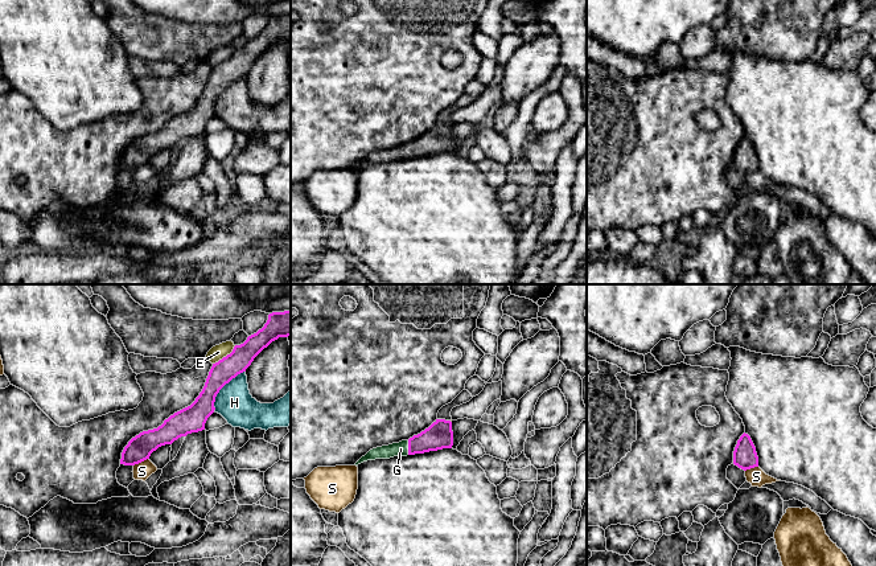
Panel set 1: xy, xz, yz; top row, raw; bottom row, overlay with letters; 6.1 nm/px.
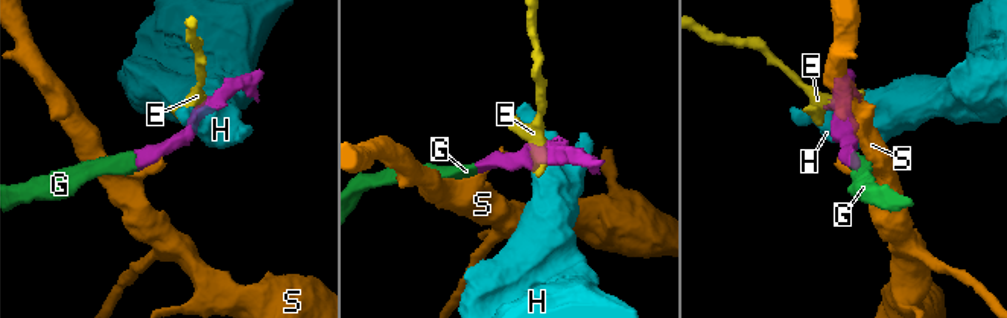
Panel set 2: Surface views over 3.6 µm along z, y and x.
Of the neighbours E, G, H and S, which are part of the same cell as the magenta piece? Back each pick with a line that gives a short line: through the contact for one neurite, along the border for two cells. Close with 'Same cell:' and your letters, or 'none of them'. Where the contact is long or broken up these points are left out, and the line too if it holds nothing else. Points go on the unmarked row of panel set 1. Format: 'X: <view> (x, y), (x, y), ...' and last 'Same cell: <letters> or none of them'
G: xz (439, 139), (408, 151), (401, 152)
Same cell: G

